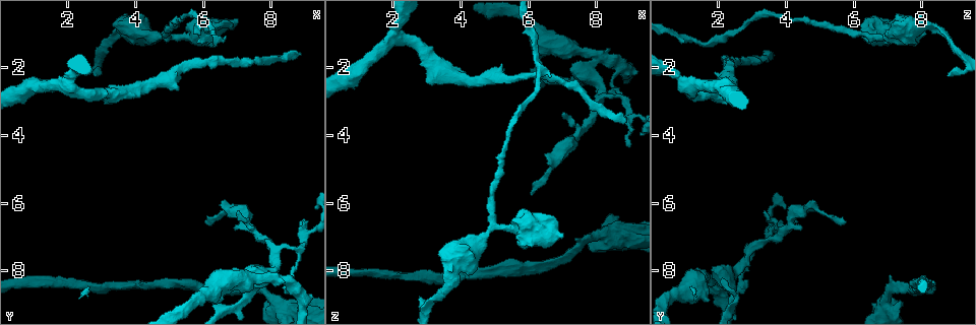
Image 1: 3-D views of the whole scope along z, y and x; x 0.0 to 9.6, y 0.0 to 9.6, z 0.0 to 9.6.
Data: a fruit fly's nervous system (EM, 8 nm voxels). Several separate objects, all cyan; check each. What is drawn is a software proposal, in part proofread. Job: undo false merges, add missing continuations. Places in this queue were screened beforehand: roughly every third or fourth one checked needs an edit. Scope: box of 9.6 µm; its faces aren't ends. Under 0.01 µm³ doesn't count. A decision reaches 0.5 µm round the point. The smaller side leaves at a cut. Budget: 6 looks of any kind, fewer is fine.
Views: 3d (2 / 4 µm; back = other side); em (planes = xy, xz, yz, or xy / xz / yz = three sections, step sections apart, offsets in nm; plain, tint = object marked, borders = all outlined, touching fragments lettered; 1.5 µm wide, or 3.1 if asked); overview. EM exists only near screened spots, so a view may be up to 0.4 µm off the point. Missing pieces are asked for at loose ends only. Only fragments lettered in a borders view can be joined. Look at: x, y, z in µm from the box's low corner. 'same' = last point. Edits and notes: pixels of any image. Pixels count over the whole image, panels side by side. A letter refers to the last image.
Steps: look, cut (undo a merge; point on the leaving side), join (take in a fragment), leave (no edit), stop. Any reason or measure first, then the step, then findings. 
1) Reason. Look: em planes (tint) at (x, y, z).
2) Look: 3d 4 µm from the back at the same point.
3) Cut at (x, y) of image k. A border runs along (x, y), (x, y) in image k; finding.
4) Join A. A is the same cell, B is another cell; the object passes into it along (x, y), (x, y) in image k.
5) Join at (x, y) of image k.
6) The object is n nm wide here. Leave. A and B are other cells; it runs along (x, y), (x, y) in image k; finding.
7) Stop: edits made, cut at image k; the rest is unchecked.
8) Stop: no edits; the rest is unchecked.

Sudden change in width. Look: em yz step 4 (tint) at (3.65, 0.85, 8.60).

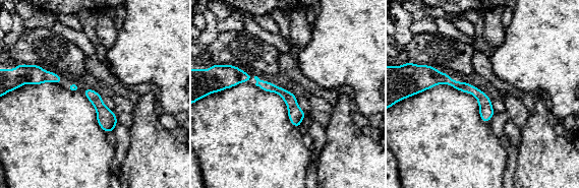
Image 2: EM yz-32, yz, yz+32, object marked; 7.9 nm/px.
Look: em planes (tint) at the same point.

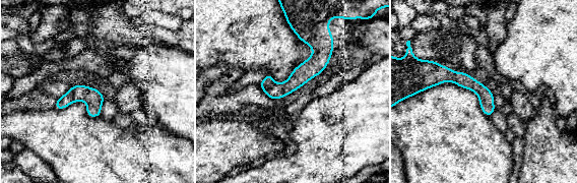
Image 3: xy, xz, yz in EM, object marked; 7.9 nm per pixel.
What lies round it. Look: em planes (borders) at the same point.

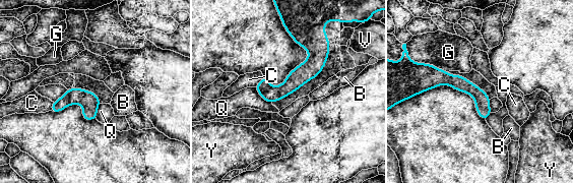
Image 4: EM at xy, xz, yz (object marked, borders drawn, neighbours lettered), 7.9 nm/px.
The object is 120 nm wide here; the longest contact is with G, 240 nm. Leave. B, C, G, Q, V and Y are other cells; one neuron here.

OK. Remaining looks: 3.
An open end. Look: em planes (plain) at (8.85, 1.50, 3.55).

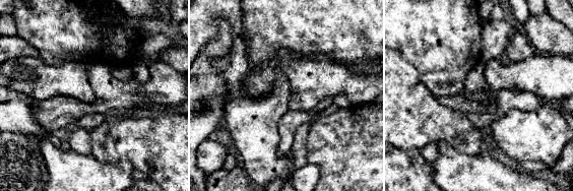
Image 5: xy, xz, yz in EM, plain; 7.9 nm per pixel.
Look: em planes (borders) at the same point.

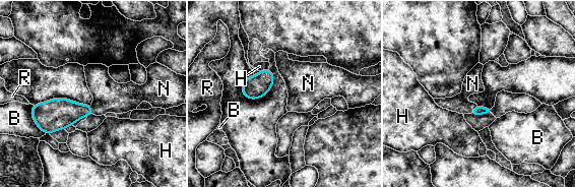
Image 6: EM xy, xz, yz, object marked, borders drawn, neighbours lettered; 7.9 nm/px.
Join at (109, 97) of image 6. N is the same cell, B, H and R are other cells; it goes on there.

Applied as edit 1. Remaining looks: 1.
Stop: edits made, join at image 6; the rest is unchecked.

